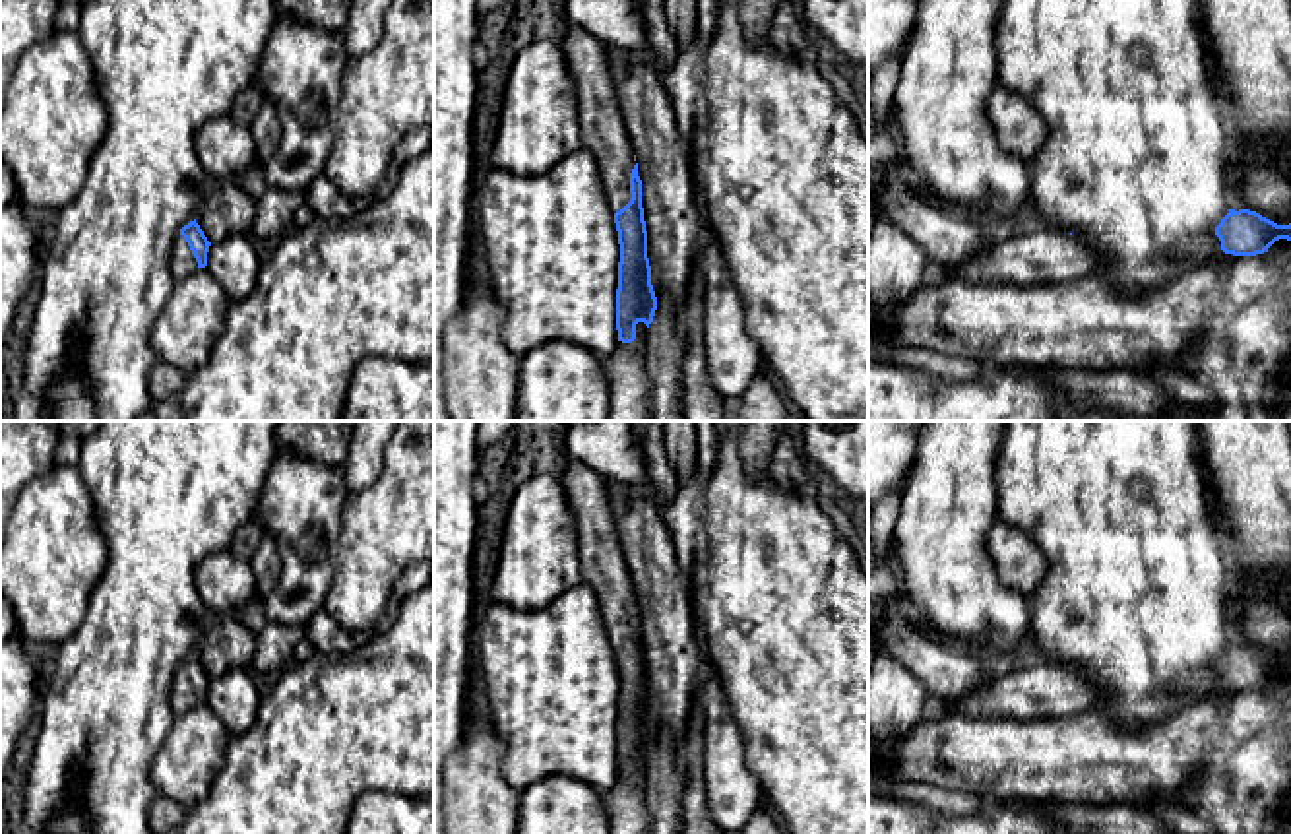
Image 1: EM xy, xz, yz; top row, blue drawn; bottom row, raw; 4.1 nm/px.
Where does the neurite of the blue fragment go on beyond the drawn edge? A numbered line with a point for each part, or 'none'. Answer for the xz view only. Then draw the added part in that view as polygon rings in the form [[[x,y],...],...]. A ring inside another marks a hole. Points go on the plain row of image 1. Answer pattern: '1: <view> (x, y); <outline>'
1: xz (603, 567); [[[566,431],[562,434],[564,444]],[[566,452],[566,469],[560,475],[564,485],[568,502],[572,506],[576,518],[576,533],[580,547],[580,572],[583,582],[595,592],[599,599],[599,609],[603,613],[603,623],[607,628],[609,642],[616,648],[620,646],[632,632],[630,628],[630,607],[636,599],[634,582],[630,578],[630,568],[626,564],[622,545],[618,539],[616,522],[611,510],[609,485],[603,475],[589,469],[576,458]]]

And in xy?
1: xy (183, 697); [[[182,669],[176,671],[173,679],[173,689],[171,689],[171,708],[174,716],[180,716],[188,710],[192,710],[198,702],[198,696]]]

